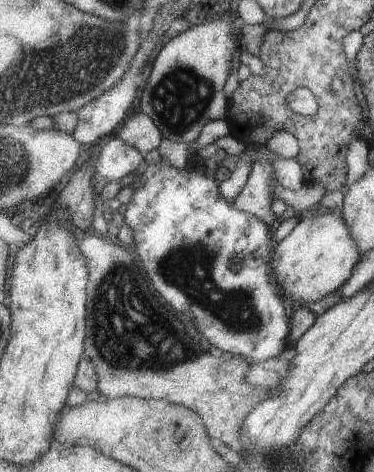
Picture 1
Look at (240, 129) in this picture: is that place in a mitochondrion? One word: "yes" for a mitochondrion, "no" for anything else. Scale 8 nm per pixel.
no

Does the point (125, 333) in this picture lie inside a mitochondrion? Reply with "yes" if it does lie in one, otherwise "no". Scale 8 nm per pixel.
yes

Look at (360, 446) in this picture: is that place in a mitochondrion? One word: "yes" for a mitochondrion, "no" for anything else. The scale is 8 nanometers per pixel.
yes

